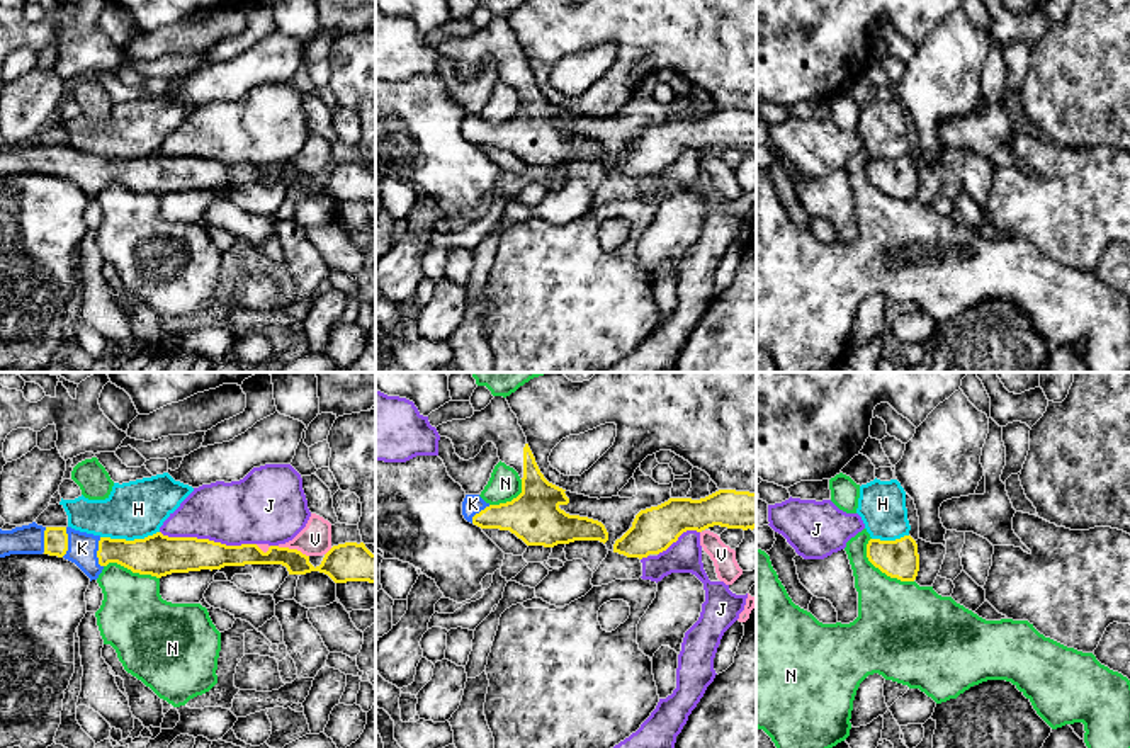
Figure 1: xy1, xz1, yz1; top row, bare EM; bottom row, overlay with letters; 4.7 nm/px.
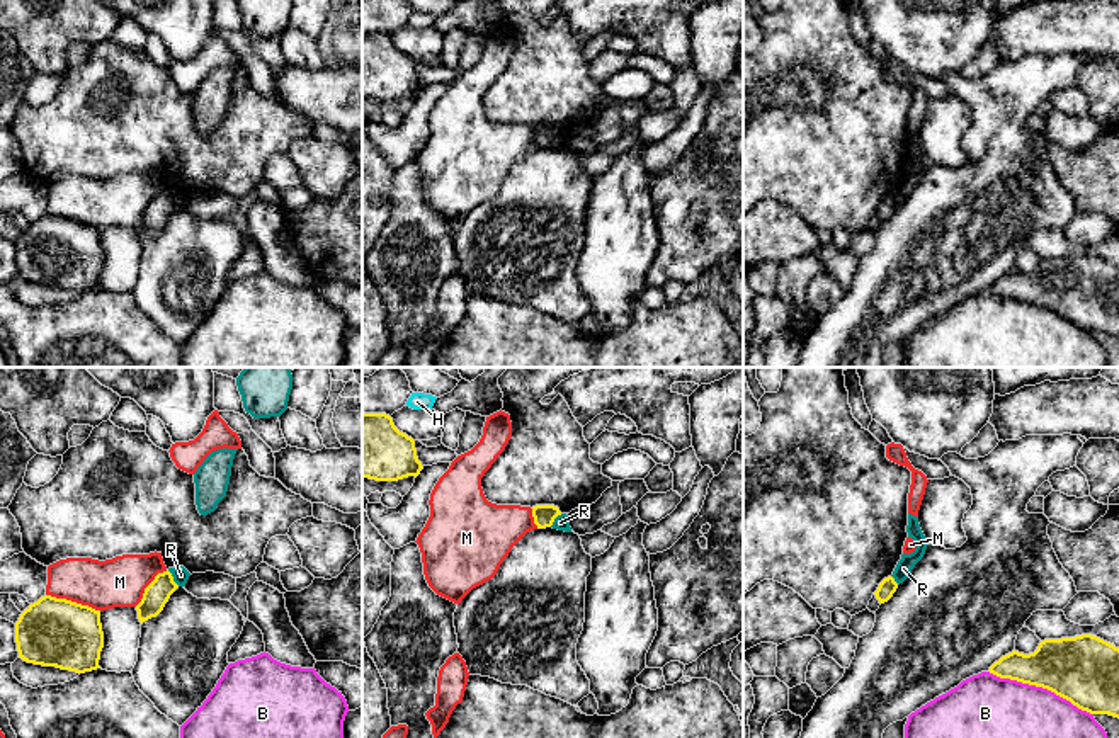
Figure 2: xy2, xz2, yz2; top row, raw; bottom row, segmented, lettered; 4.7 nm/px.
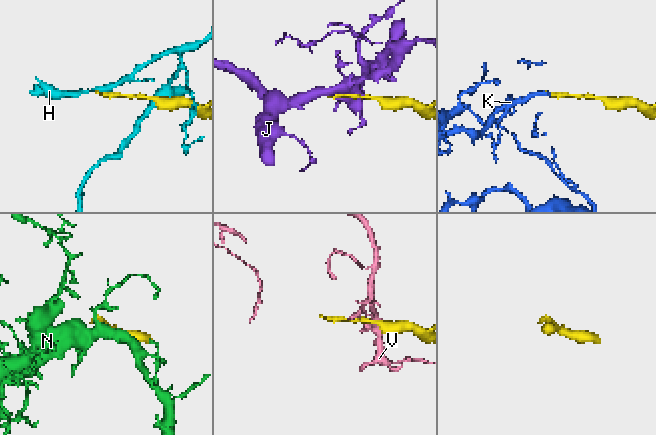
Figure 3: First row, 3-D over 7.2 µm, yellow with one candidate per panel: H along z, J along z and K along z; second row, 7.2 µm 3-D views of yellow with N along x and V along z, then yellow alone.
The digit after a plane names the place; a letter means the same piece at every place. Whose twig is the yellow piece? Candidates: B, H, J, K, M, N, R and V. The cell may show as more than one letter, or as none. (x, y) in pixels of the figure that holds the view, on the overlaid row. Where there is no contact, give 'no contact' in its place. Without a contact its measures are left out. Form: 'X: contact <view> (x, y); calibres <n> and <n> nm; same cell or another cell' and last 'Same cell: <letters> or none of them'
B: contact yz2 (1041, 686); calibres 320 and 280 nm; another cell
H: contact xy1 (129, 541); calibres 200 and 280 nm; another cell
J: contact xy1 (208, 539); calibres 200 and 320 nm; another cell
K: contact xy1 (97, 553); calibres 180 and 140 nm; same cell
M: contact xy2 (73, 602); calibres 320 and 240 nm; another cell
N: contact yz1 (882, 572); calibres 180 and 380 nm; another cell
R: contact xy2 (172, 579); calibres 120 and 80 nm; another cell
V: contact xy1 (293, 549); calibres 180 and 160 nm; another cell
Same cell: K

